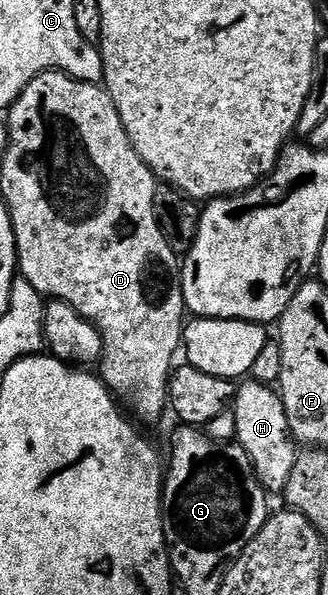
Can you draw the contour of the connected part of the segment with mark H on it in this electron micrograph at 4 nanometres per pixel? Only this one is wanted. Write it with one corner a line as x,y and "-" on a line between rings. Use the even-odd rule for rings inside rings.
252,379
242,380
237,385
237,396
233,398
231,412
235,415
236,444
247,451
259,483
270,495
284,494
287,479
291,479
291,471
297,462
299,449
293,432
289,429
287,411
281,402
280,392
271,385

